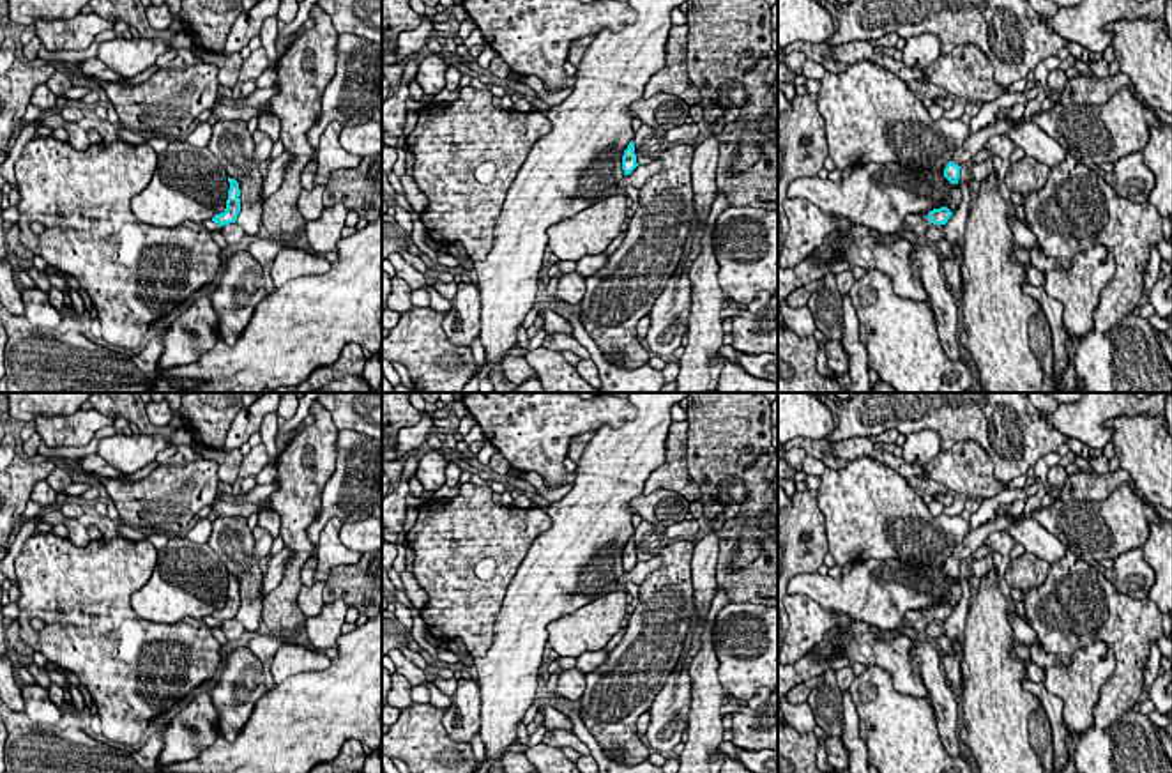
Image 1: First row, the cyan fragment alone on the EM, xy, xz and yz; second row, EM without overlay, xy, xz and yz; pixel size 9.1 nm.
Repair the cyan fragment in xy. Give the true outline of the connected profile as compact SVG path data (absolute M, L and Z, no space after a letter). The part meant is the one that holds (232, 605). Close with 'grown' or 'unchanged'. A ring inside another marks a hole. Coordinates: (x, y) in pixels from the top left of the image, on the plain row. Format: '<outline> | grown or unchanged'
M228 573L228 578L230 578L230 585L228 585L226 605L221 610L216 610L212 614L212 617L217 619L219 623L235 619L237 612L240 608L239 578L235 575L230 575L230 573Z | unchanged

